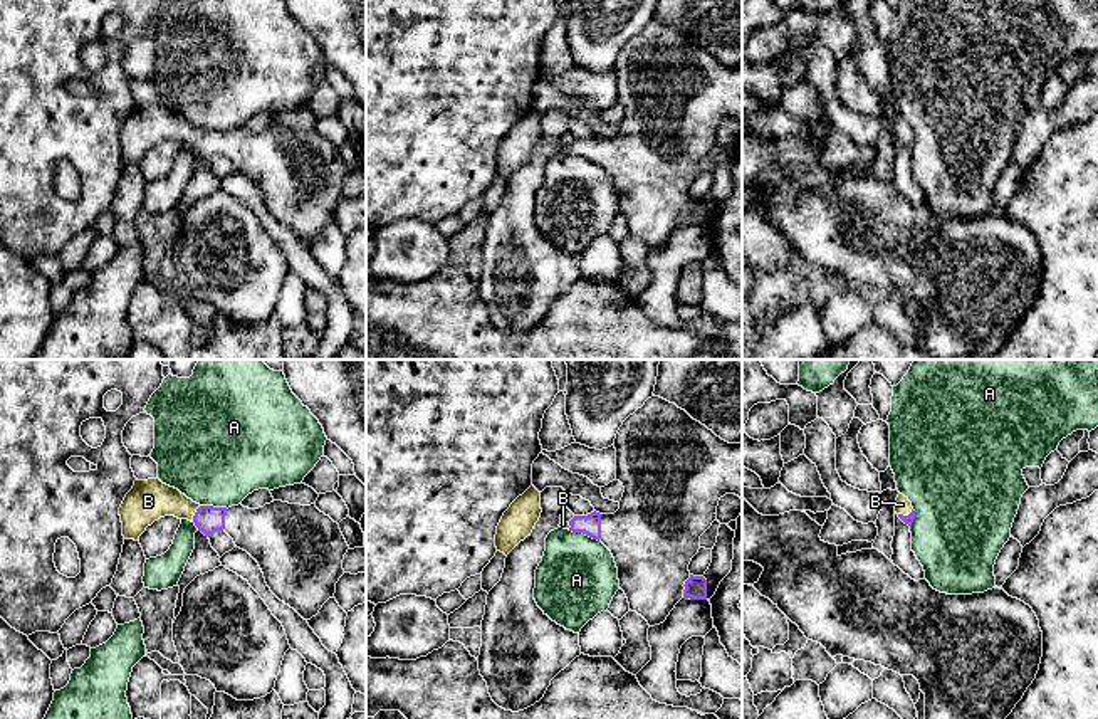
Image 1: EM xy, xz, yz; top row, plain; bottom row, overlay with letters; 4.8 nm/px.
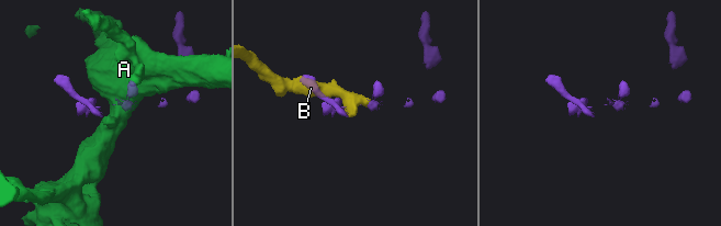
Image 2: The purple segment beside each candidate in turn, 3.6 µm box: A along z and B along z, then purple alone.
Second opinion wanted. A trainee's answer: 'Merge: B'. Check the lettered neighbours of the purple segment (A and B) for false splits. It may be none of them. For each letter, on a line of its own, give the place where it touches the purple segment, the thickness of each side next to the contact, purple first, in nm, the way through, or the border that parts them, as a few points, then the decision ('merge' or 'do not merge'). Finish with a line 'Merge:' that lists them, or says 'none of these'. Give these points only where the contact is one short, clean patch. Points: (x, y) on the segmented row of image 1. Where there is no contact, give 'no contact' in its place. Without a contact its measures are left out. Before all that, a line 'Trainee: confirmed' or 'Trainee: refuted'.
Trainee: confirmed
A: xz (583, 533) | 100/380 nm | do not merge
B: xy (195, 514) | 130/200 nm | across xy (209, 519), (195, 514), (170, 501), (148, 501) | merge
Merge: B

